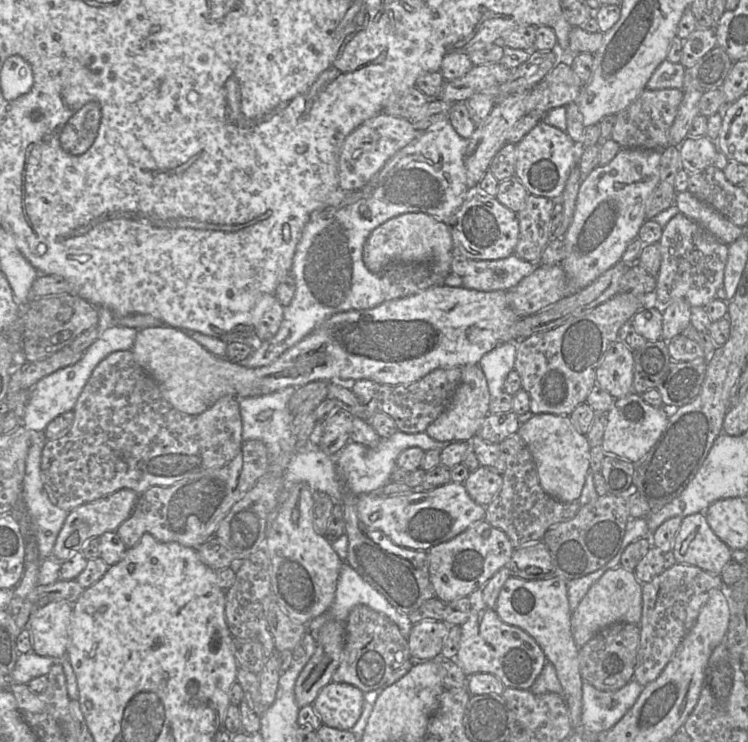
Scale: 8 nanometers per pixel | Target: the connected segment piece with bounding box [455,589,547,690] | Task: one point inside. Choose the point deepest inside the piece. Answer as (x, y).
(488, 645)

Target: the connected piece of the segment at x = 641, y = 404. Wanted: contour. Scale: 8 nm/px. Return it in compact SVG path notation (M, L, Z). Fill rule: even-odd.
M635 392L615 399L607 412L607 425L602 439L604 455L616 456L637 464L658 441L666 427L667 420L668 415L664 407L651 406Z

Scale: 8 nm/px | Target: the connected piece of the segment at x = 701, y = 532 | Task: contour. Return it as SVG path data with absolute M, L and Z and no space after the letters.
M704 513L682 518L672 549L677 563L694 565L714 575L720 575L724 565L731 559L731 551L715 535Z

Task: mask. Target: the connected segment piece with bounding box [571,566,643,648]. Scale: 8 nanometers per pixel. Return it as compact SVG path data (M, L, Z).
M622 566L607 570L581 600L571 616L571 630L576 645L581 648L601 629L614 623L640 625L642 617L642 583L634 571Z

